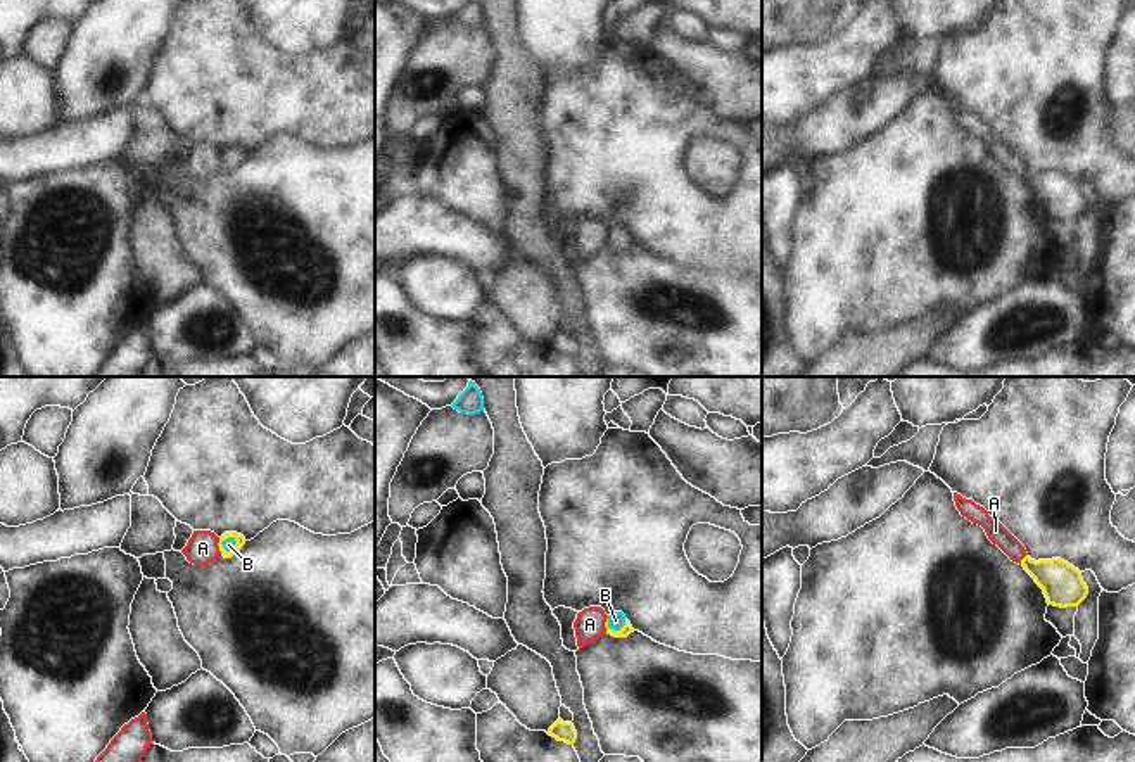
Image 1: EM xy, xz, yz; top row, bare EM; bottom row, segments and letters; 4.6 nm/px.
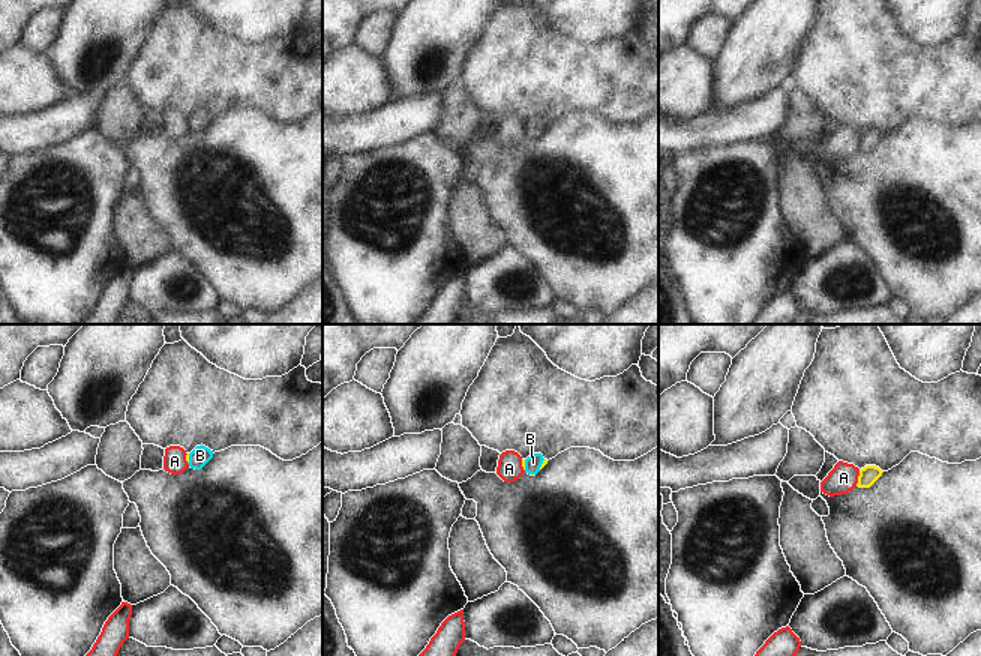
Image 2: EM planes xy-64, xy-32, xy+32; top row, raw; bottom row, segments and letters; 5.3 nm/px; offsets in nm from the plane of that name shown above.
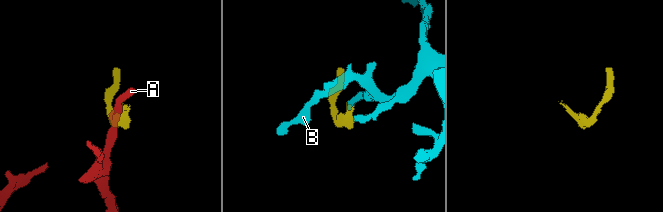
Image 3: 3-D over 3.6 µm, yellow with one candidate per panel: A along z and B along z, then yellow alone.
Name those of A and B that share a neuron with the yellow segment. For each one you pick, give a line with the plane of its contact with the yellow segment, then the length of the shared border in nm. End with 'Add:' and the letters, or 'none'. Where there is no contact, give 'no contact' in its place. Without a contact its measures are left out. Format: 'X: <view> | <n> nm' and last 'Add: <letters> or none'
B: xz | 100 nm
Add: B

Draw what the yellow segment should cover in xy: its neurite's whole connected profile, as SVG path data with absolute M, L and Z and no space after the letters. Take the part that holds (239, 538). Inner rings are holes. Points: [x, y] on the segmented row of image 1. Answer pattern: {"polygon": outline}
{"polygon": "M225 532L218 543L219 551L225 558L231 558L233 555L237 555L244 544L245 544L245 537L237 532Z"}

